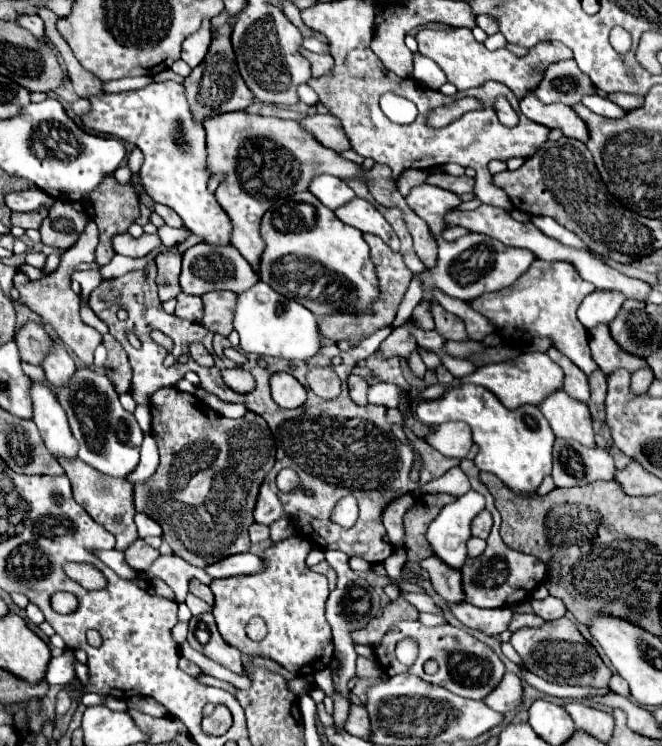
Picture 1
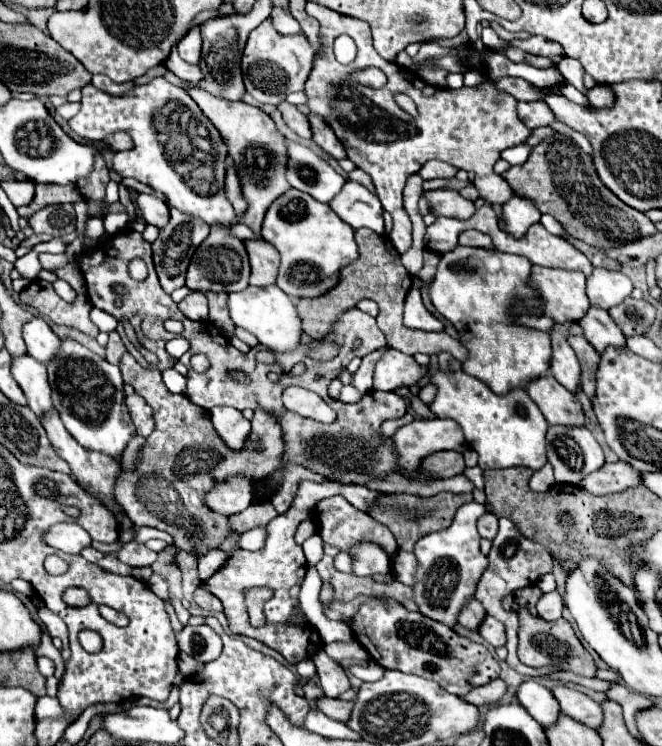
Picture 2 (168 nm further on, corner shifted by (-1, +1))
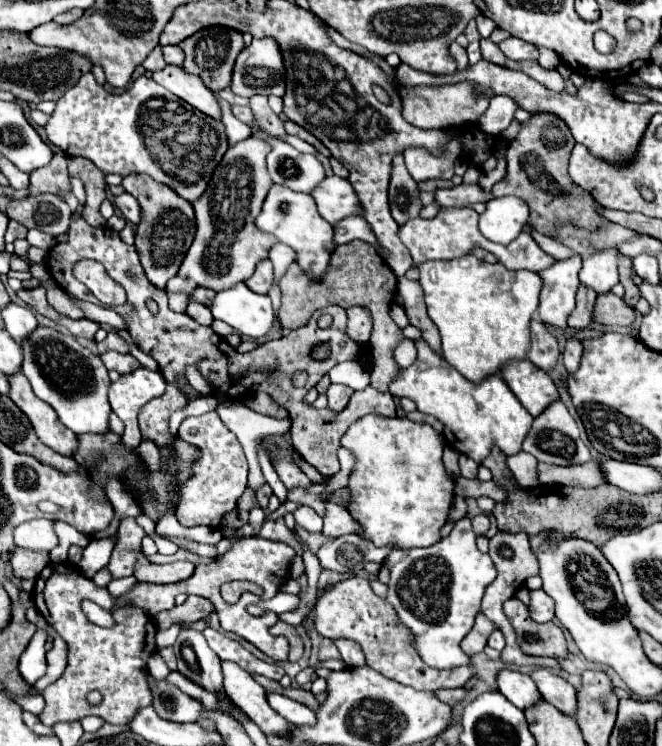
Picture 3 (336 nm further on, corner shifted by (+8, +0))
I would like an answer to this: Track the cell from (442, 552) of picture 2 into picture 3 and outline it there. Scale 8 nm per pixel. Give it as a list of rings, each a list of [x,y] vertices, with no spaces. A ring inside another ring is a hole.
[[[464,516],[460,518],[452,532],[436,542],[436,546],[428,548],[396,548],[388,554],[384,564],[390,568],[390,584],[388,584],[388,602],[394,606],[400,622],[408,626],[414,636],[416,636],[416,648],[422,660],[428,666],[436,666],[438,670],[442,668],[454,668],[468,664],[470,658],[462,652],[460,640],[470,632],[474,624],[474,616],[480,612],[480,600],[484,594],[484,588],[496,578],[496,568],[490,560],[488,554],[482,554],[476,548],[476,534],[472,532],[470,518]]]

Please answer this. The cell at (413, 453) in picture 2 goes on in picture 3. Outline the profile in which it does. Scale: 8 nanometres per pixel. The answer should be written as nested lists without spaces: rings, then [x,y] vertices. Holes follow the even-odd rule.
[[[368,414],[350,426],[342,438],[342,446],[350,448],[356,456],[356,466],[348,480],[348,488],[352,492],[352,504],[348,510],[362,524],[360,536],[372,540],[376,546],[394,544],[396,548],[412,548],[436,544],[454,496],[454,478],[446,474],[442,464],[442,436],[430,424],[418,424],[406,416],[386,418],[380,414]]]

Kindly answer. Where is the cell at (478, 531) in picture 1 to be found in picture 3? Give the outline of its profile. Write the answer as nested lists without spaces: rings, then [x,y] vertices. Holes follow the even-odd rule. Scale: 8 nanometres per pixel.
[[[480,514],[480,516],[474,516],[474,518],[472,518],[472,526],[474,526],[474,534],[476,534],[476,536],[482,536],[482,534],[488,532],[490,520],[488,520],[486,514]]]

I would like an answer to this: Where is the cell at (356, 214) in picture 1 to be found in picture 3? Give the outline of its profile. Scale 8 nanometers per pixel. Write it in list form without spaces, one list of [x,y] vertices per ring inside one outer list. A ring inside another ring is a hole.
[[[330,176],[324,182],[320,182],[320,186],[312,192],[312,198],[316,200],[320,216],[332,226],[348,216],[364,214],[360,210],[360,200],[352,184],[340,176]]]

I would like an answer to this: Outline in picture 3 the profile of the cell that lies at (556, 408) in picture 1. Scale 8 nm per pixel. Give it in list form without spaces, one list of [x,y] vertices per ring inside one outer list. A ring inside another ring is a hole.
[[[528,360],[508,362],[502,368],[502,378],[532,416],[540,416],[550,402],[560,400],[552,378],[544,370],[532,366]]]

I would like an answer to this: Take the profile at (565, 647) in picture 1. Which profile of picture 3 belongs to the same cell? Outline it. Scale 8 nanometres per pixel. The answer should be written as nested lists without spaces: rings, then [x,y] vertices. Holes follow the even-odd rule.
[[[510,598],[508,602],[504,602],[504,614],[508,616],[508,620],[512,622],[514,626],[514,632],[516,632],[516,638],[520,642],[520,650],[528,656],[550,656],[550,658],[566,658],[568,656],[568,648],[566,648],[566,638],[562,634],[562,630],[554,624],[554,622],[548,622],[548,624],[536,624],[530,616],[528,616],[528,610],[526,606],[518,600],[518,598]]]

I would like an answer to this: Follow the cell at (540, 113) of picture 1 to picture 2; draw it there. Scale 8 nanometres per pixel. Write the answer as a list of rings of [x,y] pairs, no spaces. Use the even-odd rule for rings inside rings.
[[[529,101],[529,103],[517,103],[517,115],[519,119],[529,127],[541,127],[555,121],[553,113],[549,113],[549,107],[543,101]]]

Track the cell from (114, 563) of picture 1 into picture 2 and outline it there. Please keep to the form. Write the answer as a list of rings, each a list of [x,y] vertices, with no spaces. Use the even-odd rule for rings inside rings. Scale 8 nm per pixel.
[[[57,523],[51,525],[45,533],[43,533],[43,541],[49,547],[55,547],[63,553],[71,553],[71,555],[79,555],[83,547],[89,547],[91,539],[89,533],[77,525],[77,523]]]

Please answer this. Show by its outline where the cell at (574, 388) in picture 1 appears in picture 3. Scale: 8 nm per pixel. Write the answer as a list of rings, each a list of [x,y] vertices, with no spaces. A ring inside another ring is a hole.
[[[538,314],[530,322],[530,332],[532,332],[532,348],[528,352],[528,360],[536,368],[550,372],[556,366],[558,358],[560,358],[558,340],[544,328]]]

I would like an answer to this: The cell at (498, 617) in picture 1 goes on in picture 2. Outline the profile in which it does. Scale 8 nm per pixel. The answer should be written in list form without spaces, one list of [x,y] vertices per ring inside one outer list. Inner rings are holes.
[[[489,615],[485,617],[485,621],[483,621],[481,629],[479,629],[479,635],[481,635],[485,641],[489,641],[495,649],[497,649],[497,647],[503,647],[503,645],[507,643],[507,635],[505,635],[503,623],[497,621],[497,619],[493,619],[493,617],[489,617]]]

